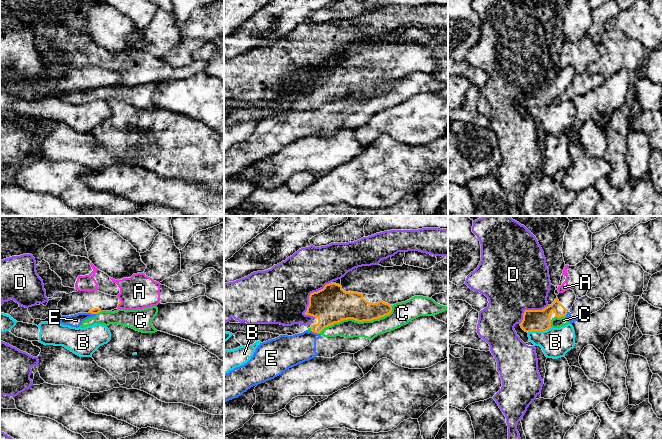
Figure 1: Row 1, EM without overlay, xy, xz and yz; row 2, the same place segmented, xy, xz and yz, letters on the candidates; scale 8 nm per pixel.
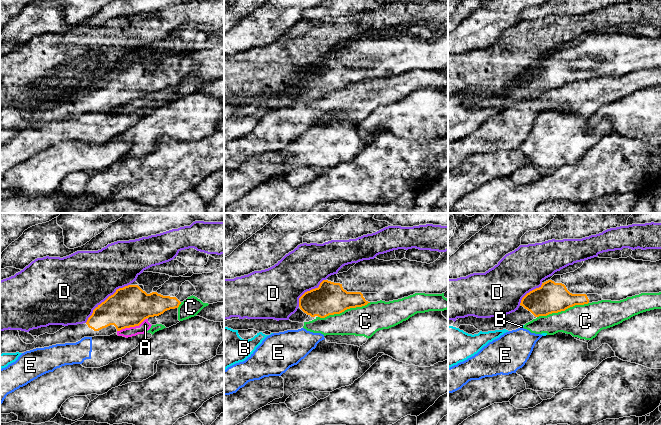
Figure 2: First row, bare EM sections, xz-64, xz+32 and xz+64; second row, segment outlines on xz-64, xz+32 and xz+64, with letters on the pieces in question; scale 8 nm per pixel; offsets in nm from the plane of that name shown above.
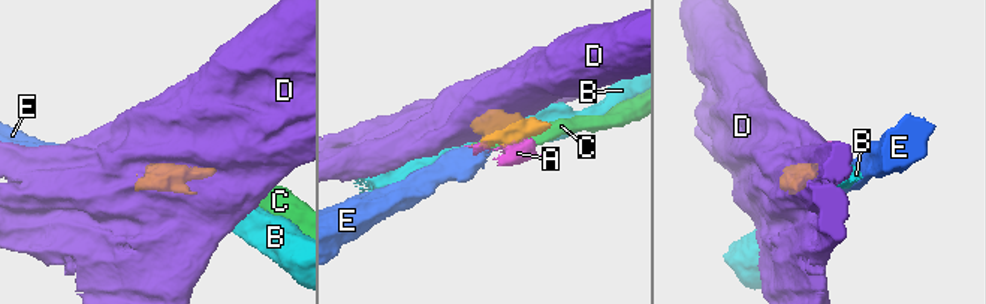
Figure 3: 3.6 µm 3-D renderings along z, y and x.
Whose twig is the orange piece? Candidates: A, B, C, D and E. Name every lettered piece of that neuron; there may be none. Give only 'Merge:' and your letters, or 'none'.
Merge: none

